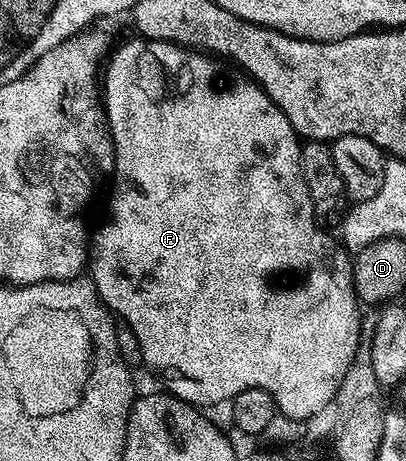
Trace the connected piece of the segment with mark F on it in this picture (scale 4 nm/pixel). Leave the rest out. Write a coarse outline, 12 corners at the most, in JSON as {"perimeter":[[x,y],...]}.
{"perimeter":[[107,57],[87,271],[188,404],[311,421],[353,257],[247,75]]}

